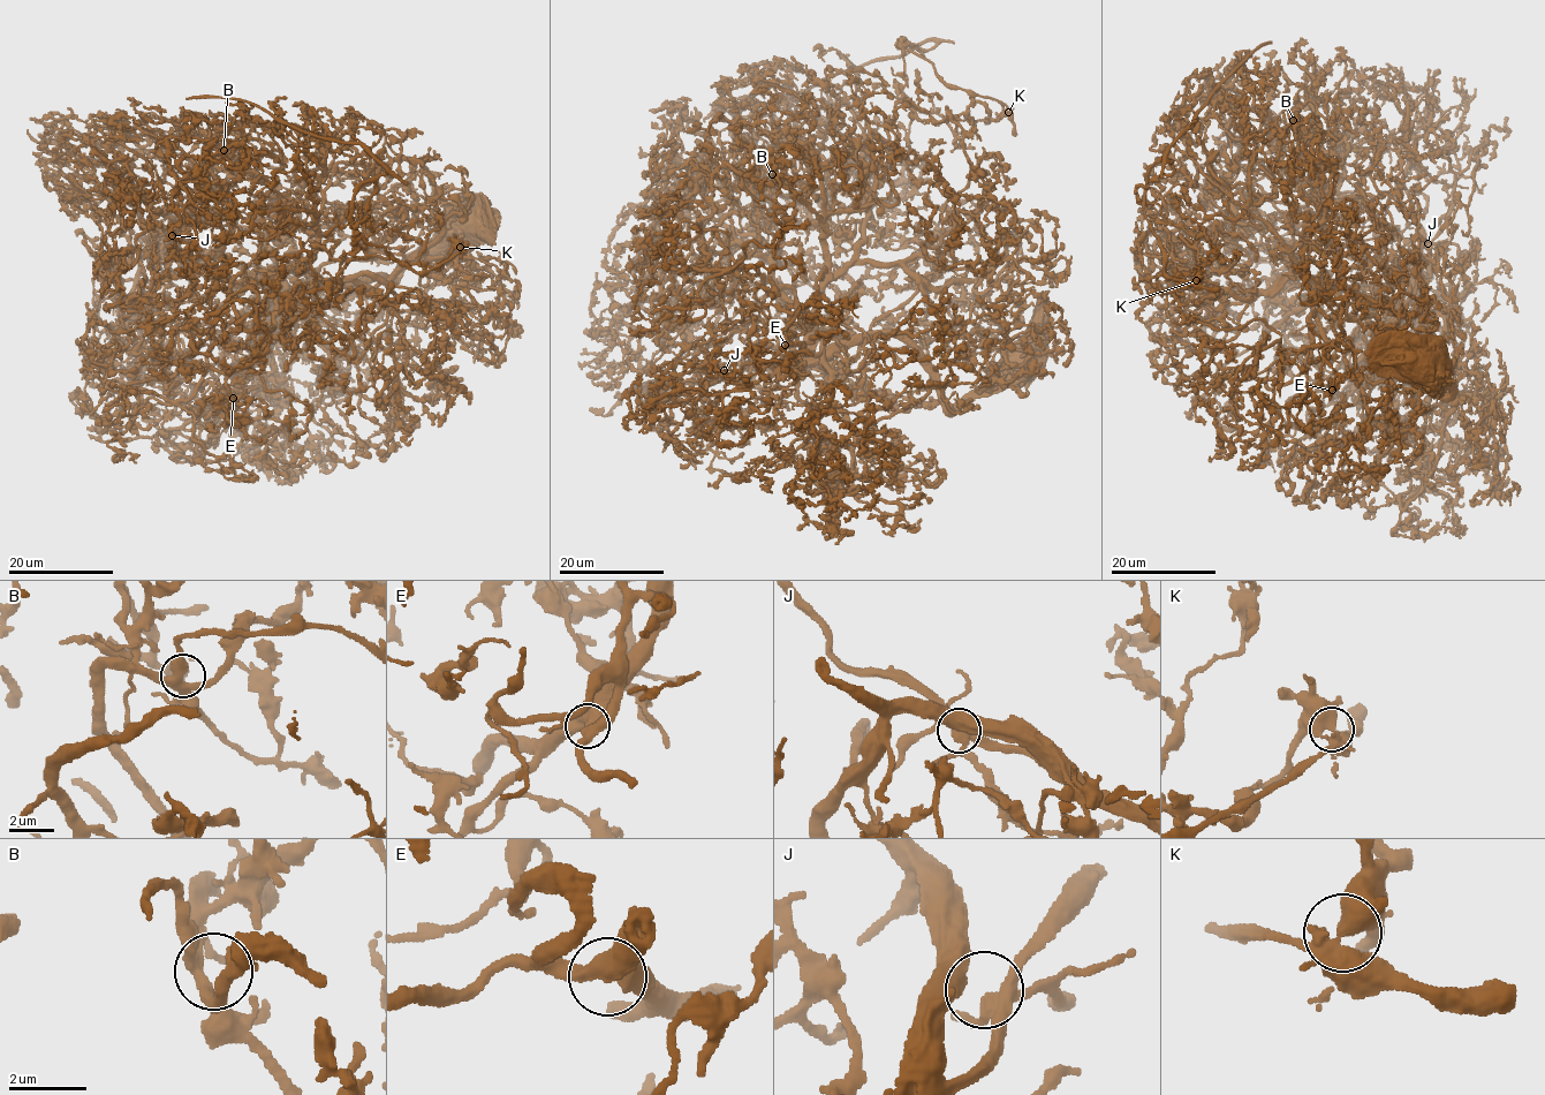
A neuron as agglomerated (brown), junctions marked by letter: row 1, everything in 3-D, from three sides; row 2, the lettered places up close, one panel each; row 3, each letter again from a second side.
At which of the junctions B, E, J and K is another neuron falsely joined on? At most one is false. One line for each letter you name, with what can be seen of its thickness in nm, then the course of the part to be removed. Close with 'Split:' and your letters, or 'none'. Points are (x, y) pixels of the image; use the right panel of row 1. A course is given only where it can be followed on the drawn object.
K: 480 nm | (1196, 280), (1164, 270), (1146, 218), (1146, 168), (1172, 163), (1166, 152), (1220, 81), (1272, 43)
Split: K

